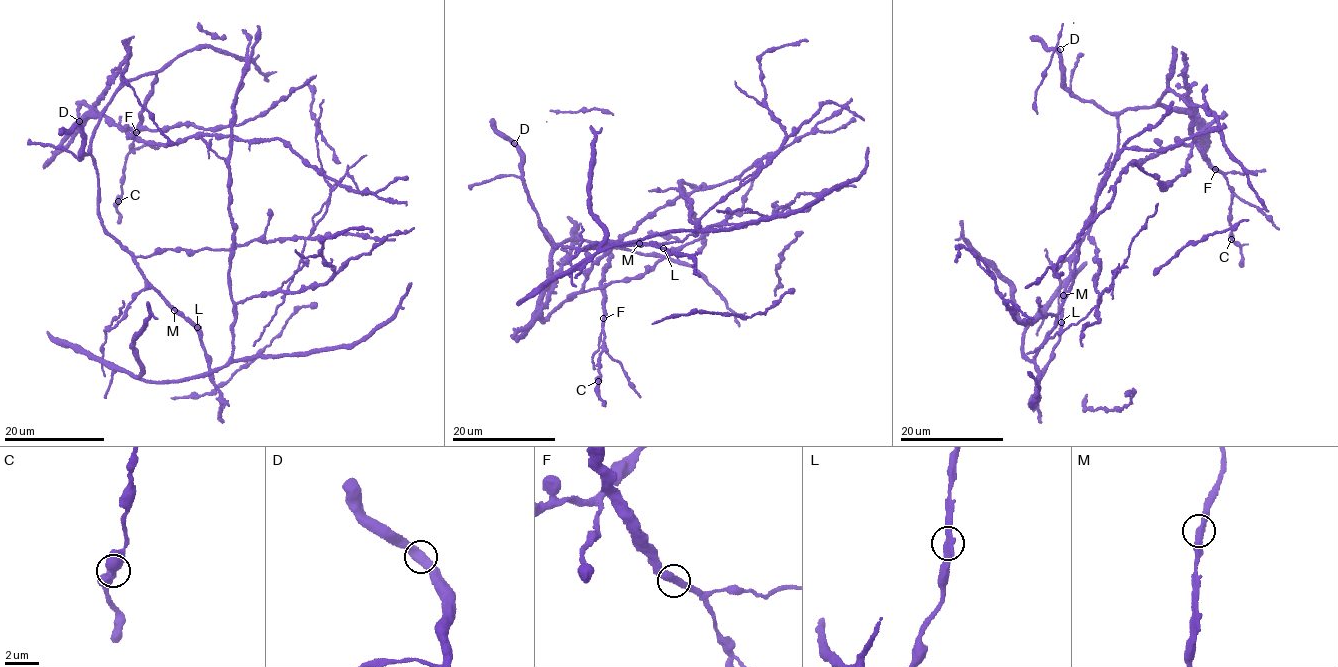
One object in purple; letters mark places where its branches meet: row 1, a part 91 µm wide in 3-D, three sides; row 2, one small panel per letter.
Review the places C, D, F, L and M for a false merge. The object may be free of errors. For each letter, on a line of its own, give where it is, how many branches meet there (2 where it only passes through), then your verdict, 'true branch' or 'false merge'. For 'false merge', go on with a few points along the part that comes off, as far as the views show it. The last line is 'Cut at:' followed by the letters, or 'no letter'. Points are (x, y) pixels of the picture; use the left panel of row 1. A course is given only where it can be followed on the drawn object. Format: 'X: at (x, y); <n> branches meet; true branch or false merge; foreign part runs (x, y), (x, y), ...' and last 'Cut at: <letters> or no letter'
C: at (118, 201); 2 branches meet; true branch
D: at (79, 121); 2 branches meet; true branch
F: at (136, 132); 2 branches meet; true branch
L: at (197, 327); 2 branches meet; true branch
M: at (174, 310); 2 branches meet; true branch
Cut at: no letter

